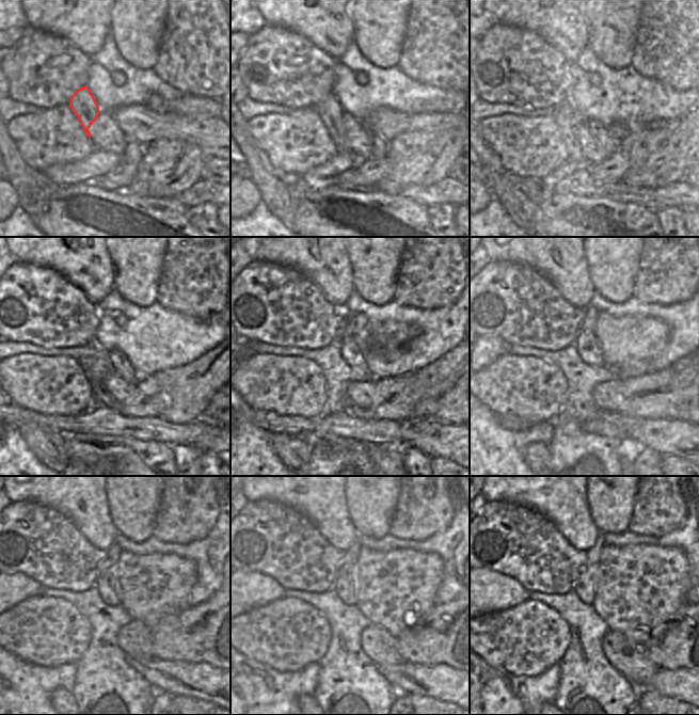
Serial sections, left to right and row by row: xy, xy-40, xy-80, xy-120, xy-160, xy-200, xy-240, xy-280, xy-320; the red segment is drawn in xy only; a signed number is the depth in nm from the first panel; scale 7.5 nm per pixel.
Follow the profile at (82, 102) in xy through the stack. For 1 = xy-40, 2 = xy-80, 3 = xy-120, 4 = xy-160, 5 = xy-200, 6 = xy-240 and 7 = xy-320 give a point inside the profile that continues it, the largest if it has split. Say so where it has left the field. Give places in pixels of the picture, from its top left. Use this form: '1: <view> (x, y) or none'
1: xy-40 (329, 110)
2: xy-80 (568, 118)
3: xy-120 (101, 398)
4: xy-160 (367, 414)
5: xy-200 (683, 440)
6: xy-240 (200, 680)
7: xy-320 (685, 685)

